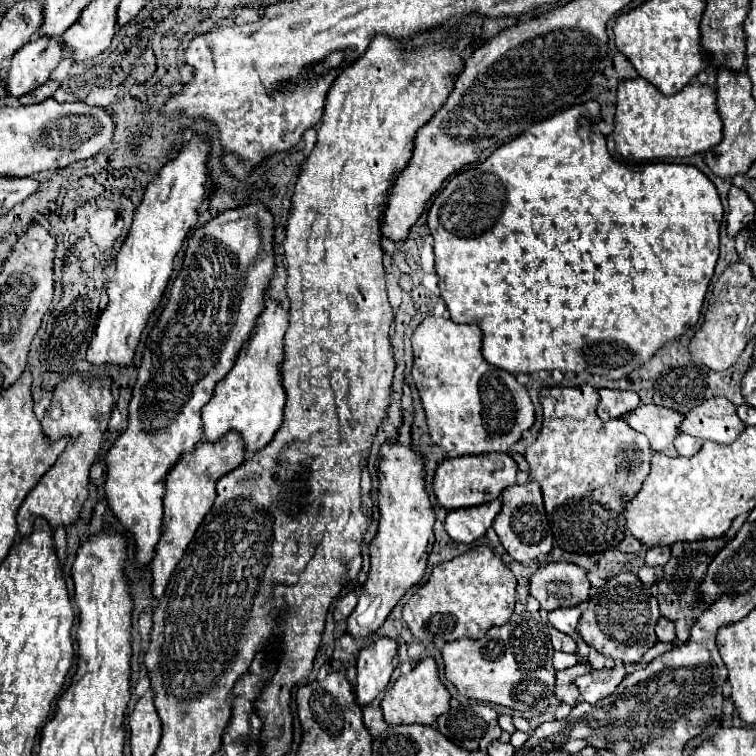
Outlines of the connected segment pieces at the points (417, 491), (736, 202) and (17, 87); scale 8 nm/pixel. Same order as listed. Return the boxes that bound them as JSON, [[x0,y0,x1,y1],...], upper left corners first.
[[347,442,435,638],[727,186,755,236],[7,36,63,96]]

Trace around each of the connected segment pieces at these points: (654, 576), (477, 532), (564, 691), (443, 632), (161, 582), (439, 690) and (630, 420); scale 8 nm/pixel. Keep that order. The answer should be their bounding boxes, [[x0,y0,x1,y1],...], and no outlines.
[[639,566,663,586],[445,500,501,542],[555,664,591,706],[403,546,517,642],[151,430,245,596],[381,658,451,726],[621,404,683,456]]

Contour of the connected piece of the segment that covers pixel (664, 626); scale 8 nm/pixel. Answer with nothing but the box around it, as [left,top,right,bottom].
[655,618,675,642]

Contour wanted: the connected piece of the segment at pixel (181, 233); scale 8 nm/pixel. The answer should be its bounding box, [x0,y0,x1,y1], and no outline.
[87,134,209,368]

